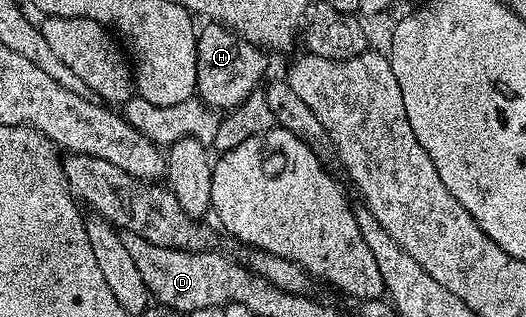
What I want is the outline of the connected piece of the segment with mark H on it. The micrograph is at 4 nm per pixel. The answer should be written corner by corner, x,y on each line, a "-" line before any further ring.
206,22
204,26
205,27
203,28
202,26
200,28
200,31
196,34
195,40
195,46
197,47
197,79
195,80
196,94
198,95
198,98
203,101
204,104
210,106
211,108
217,111
230,111
236,106
240,105
244,101
244,99
247,98
251,93
256,92
256,89
260,86
258,85
258,83
262,79
269,65
268,57
270,56
266,53
265,49
251,43
250,41
244,40
238,34
232,33
230,28
220,24
219,22

